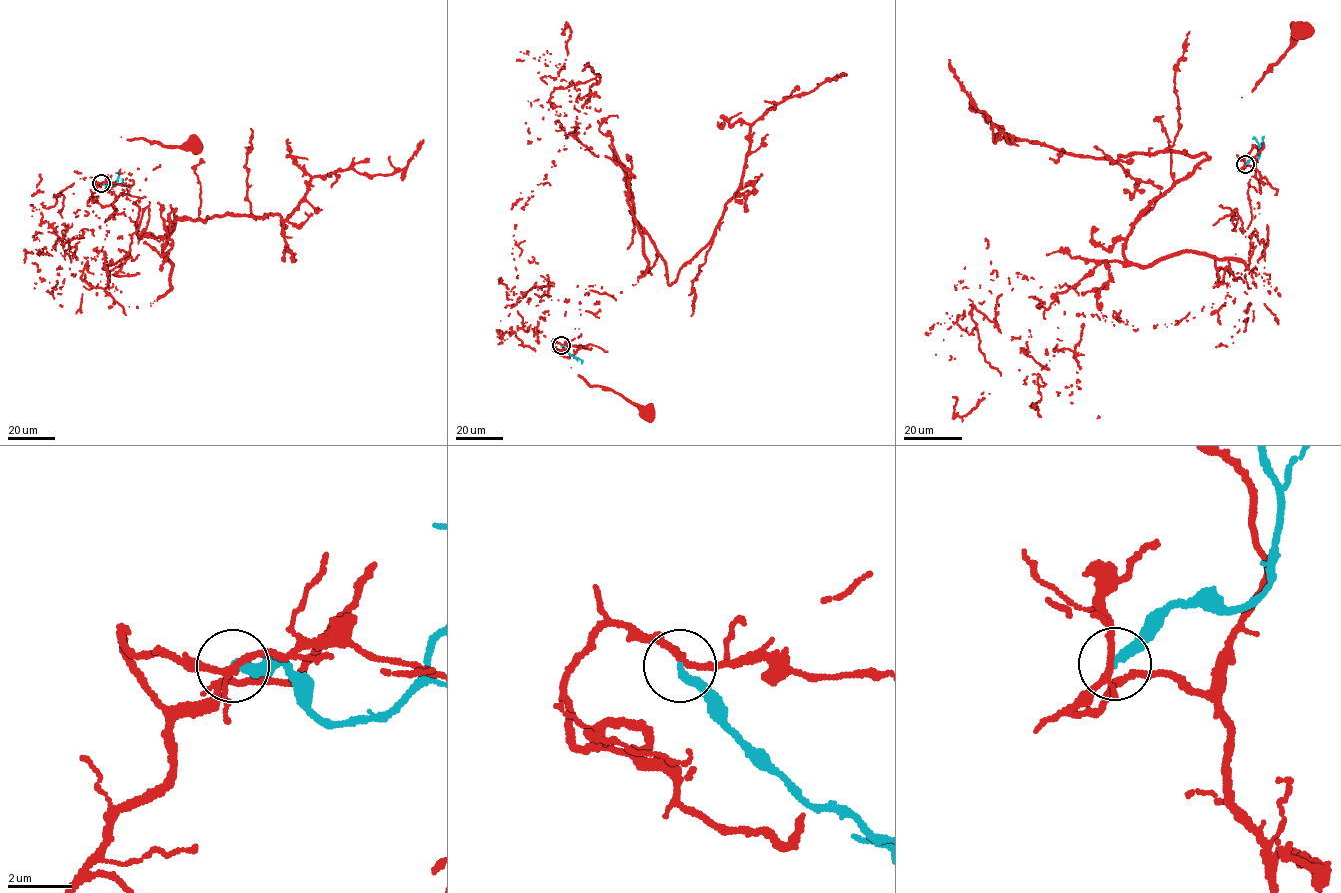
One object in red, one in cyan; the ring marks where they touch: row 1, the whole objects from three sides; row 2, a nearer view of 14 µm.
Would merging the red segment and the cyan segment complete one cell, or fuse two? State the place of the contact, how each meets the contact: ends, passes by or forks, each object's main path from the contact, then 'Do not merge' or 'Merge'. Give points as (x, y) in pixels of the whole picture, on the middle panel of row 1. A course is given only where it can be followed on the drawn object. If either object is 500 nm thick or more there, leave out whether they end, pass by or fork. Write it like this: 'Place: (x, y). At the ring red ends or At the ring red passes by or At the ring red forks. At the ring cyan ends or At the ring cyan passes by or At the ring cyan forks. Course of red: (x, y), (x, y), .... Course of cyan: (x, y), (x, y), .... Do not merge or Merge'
Place: (561, 345). At the ring red passes by. At the ring cyan ends. Course of red: (561, 345), (556, 342), (553, 350), (566, 357), (570, 356), (578, 375), (591, 386), (609, 388), (646, 410). Course of cyan: (561, 345), (577, 358), (573, 357). Do not merge

